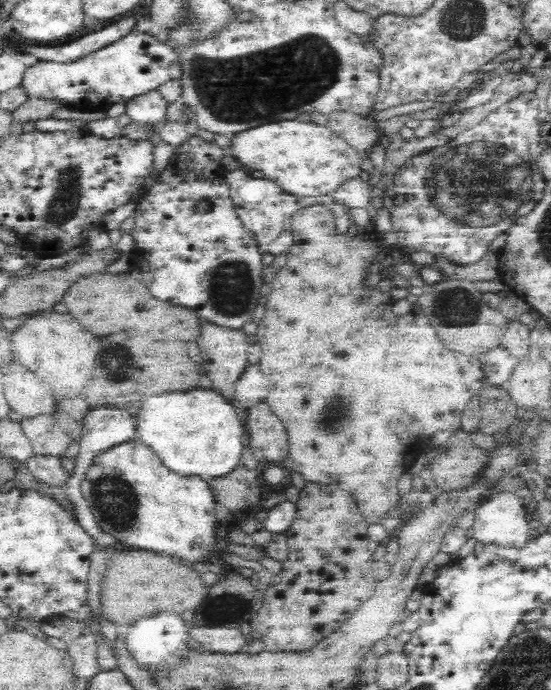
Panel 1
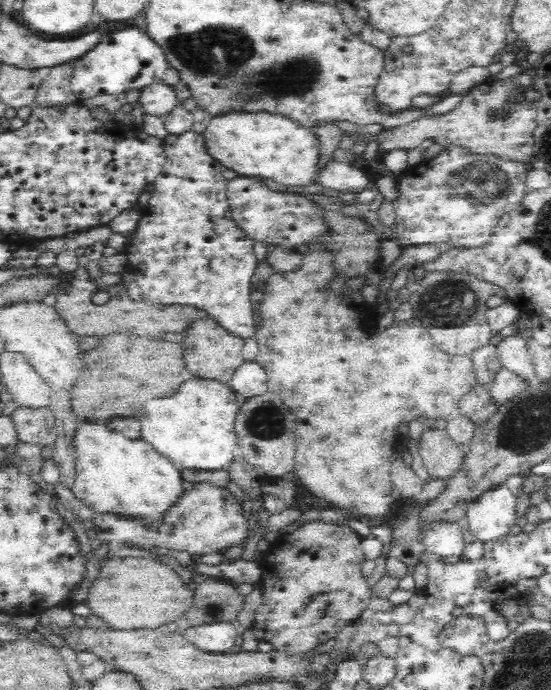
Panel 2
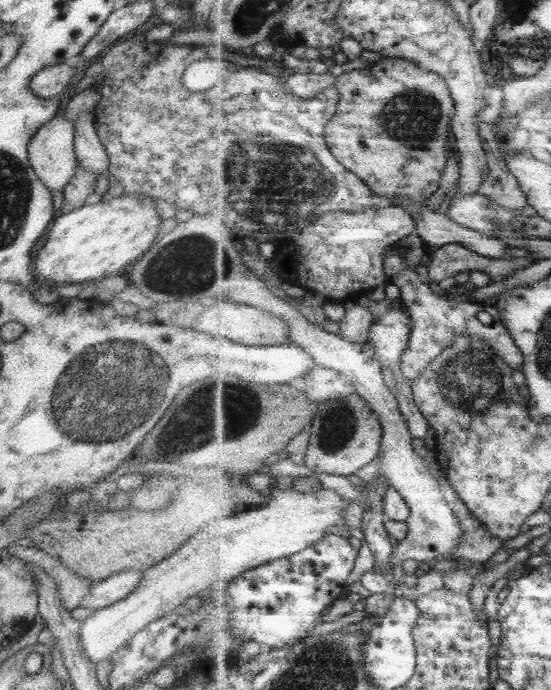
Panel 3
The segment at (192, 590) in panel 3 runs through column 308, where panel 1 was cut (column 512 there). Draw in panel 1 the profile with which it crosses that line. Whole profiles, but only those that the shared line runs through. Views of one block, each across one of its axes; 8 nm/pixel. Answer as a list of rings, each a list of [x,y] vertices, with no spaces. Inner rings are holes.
[[[500,491],[485,498],[474,510],[474,526],[469,531],[471,538],[478,543],[493,545],[498,548],[522,548],[531,540],[531,524],[526,520],[524,505],[514,493]]]

